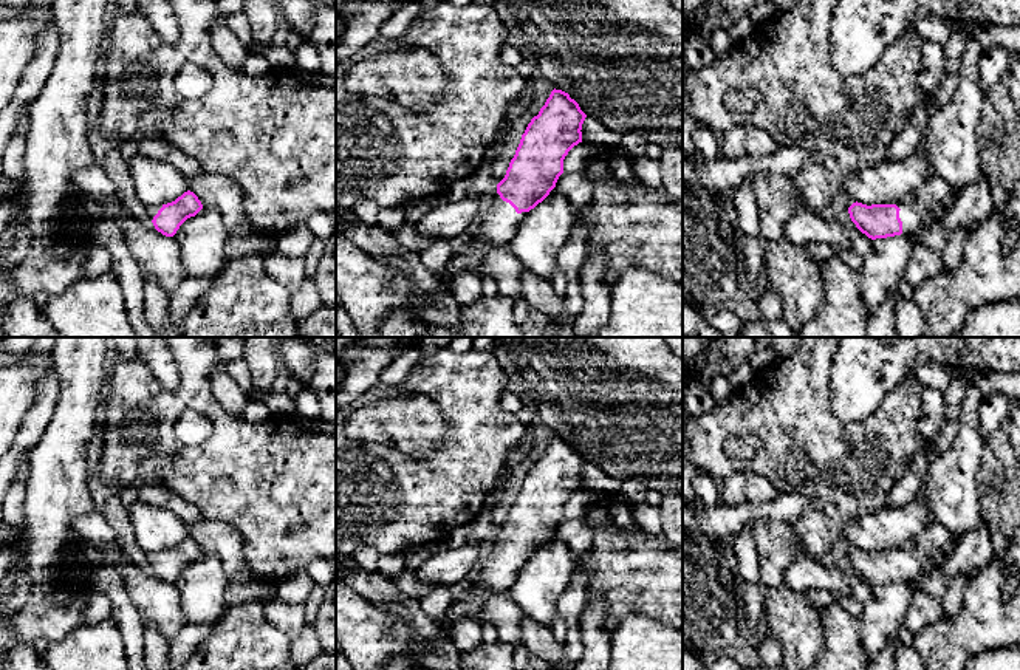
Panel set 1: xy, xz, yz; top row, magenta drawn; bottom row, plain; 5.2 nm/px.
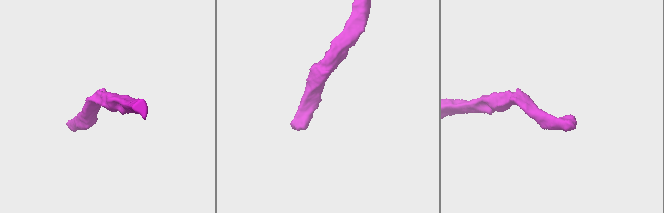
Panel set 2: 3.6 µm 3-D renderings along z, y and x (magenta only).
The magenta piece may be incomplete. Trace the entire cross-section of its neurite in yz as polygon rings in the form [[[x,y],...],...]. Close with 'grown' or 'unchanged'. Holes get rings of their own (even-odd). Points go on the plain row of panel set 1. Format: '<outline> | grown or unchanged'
[[[932,523],[918,535],[895,551],[853,549],[848,560],[856,574],[868,585],[887,585],[915,579],[938,552],[953,538],[953,534],[940,523]]] | grown

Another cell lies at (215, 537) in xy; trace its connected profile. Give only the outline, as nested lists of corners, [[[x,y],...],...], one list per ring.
[[[207,518],[193,525],[186,523],[186,526],[187,537],[198,543],[203,554],[218,557],[228,576],[237,576],[248,568],[243,554],[243,540],[235,528]]]

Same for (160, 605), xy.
[[[124,554],[113,566],[145,628],[170,638],[187,624],[180,593],[173,583],[158,579],[152,568],[135,566]]]

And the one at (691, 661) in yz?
[[[683,648],[683,670],[709,670],[707,659],[690,648]]]

